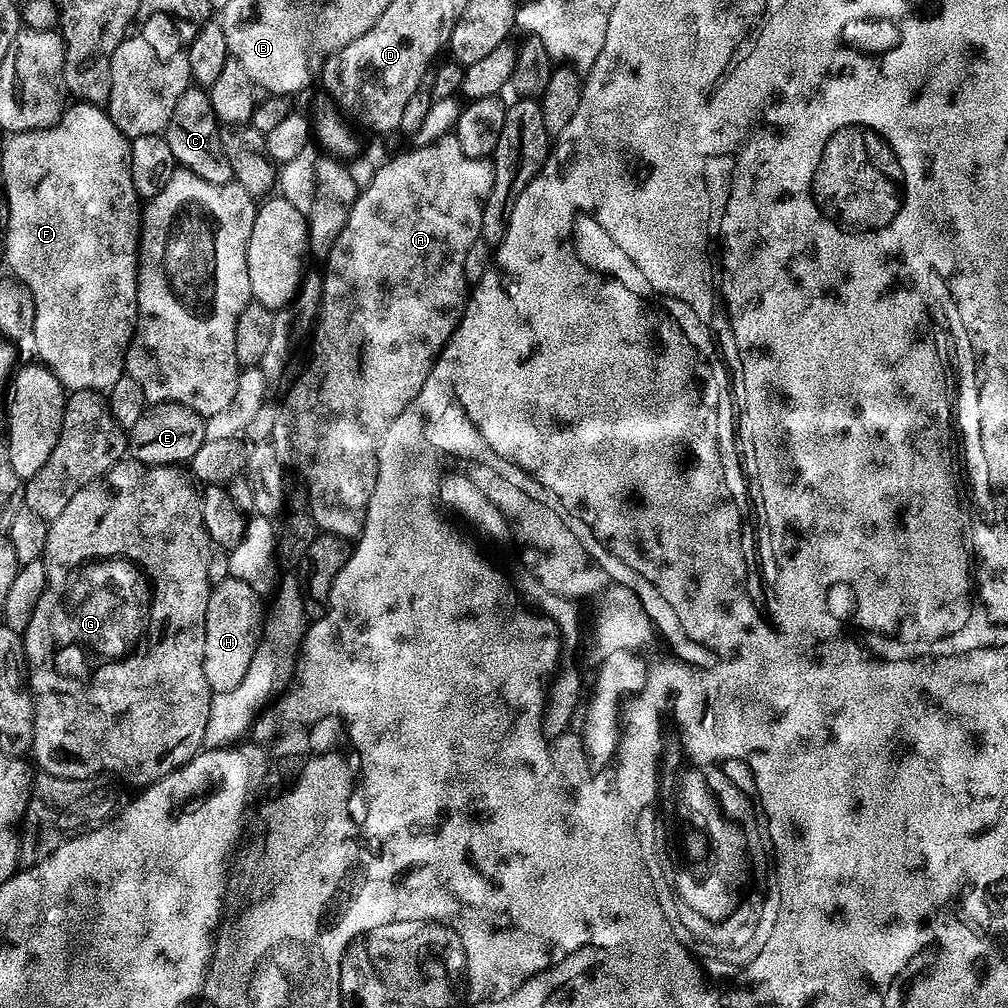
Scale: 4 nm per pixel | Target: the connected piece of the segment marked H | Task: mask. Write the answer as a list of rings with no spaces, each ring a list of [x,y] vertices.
[[[228,577],[213,585],[206,608],[206,643],[203,646],[203,670],[212,692],[228,693],[242,682],[253,658],[262,626],[260,598],[246,582]]]

